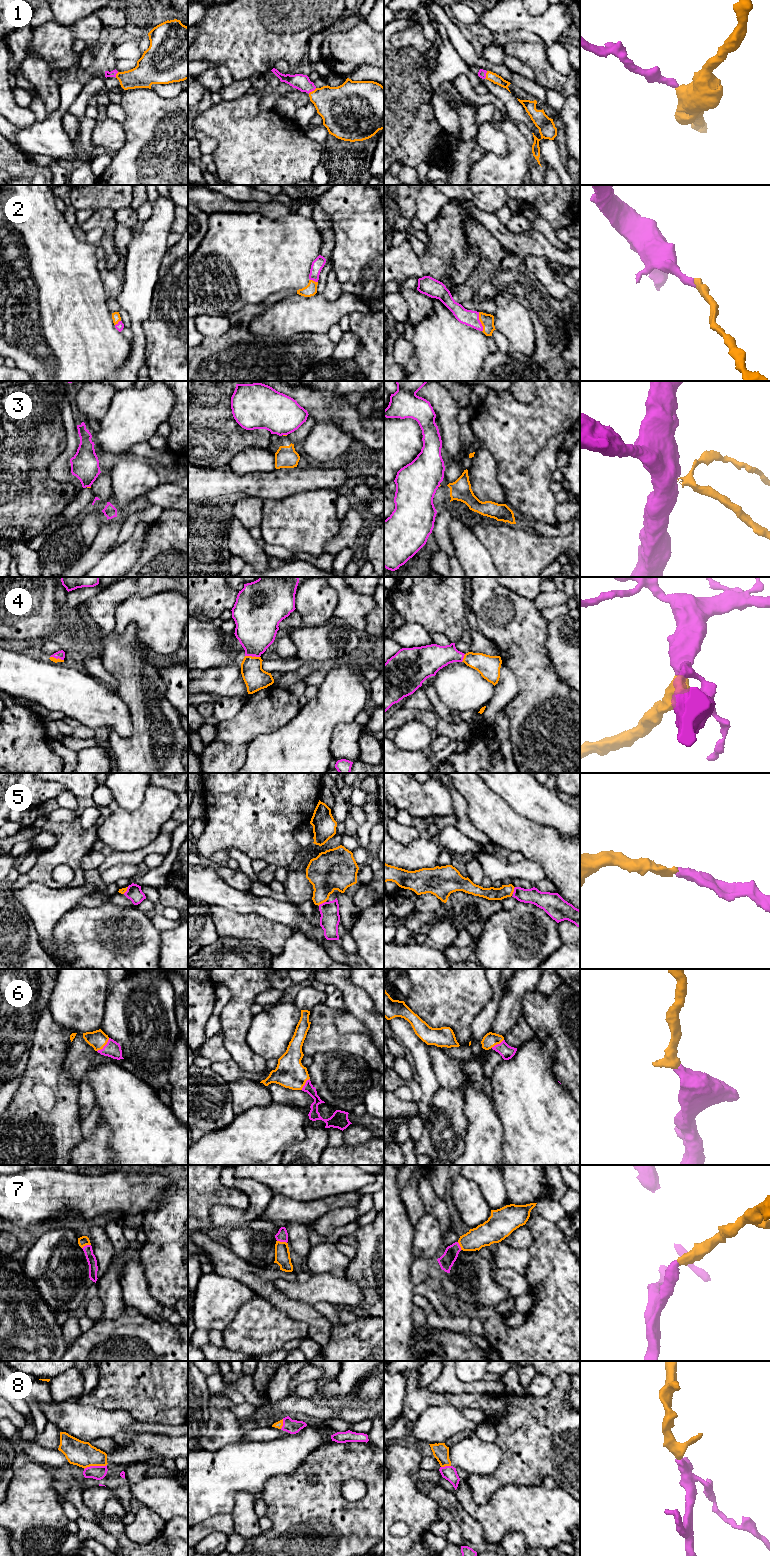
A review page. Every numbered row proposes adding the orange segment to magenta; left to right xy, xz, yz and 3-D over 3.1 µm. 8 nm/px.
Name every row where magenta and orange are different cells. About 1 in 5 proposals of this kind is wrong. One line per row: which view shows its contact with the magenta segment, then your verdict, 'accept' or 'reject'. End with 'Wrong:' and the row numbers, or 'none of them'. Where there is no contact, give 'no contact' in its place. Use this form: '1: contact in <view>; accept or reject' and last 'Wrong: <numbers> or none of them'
1: contact in xz; accept
2: contact in yz; accept
3: contact in xy; reject
4: contact in xz; accept
5: contact in xz; accept
6: contact in xy; accept
7: contact in xz; accept
8: contact in xy; accept
Wrong: 3

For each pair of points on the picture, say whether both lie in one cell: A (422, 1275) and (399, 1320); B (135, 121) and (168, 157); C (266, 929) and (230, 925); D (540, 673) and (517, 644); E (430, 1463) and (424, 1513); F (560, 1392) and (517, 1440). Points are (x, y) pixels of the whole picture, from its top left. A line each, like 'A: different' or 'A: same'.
A: different
B: same
C: same
D: same
E: different
F: same

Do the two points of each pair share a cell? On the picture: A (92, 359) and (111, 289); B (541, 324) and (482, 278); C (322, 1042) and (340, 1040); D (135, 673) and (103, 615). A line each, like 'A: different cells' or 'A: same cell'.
A: different cells
B: same cell
C: same cell
D: different cells

